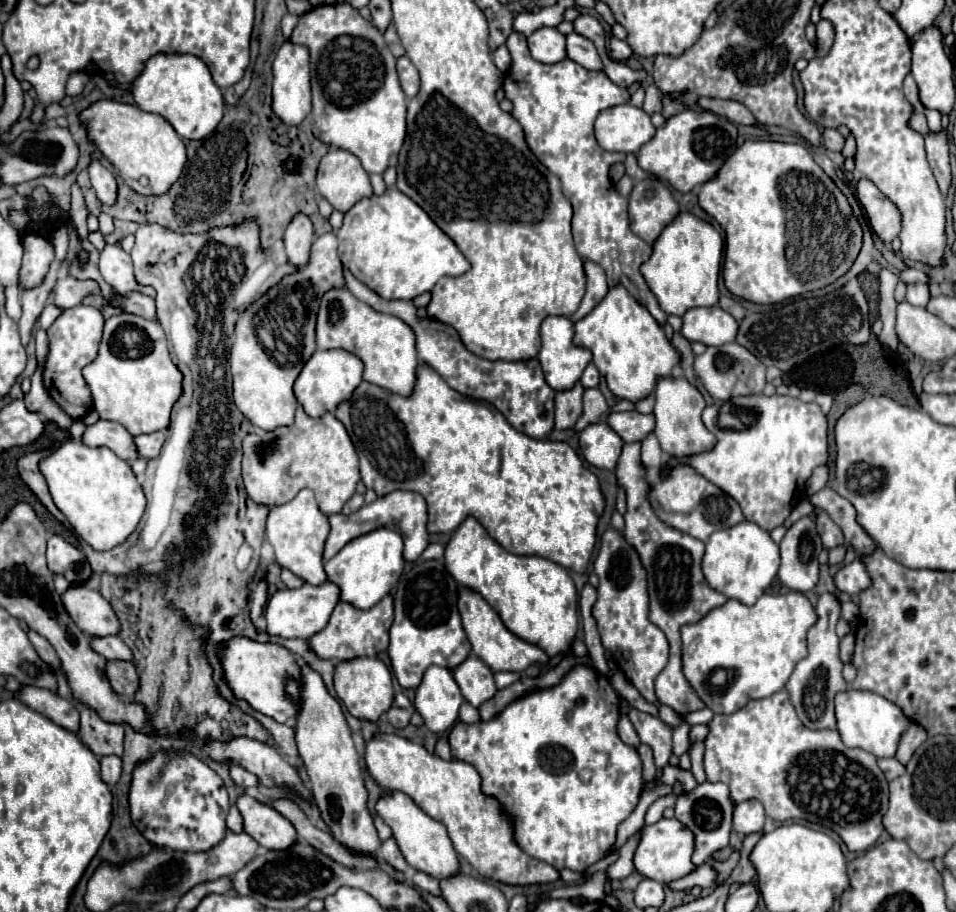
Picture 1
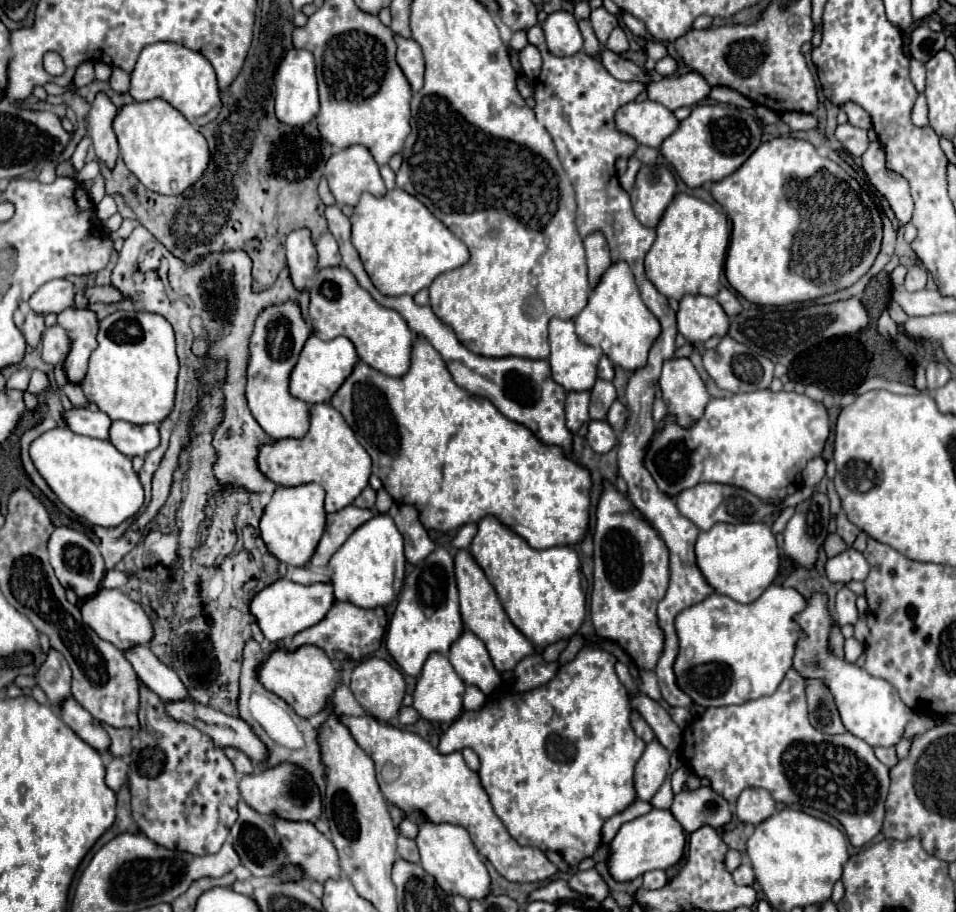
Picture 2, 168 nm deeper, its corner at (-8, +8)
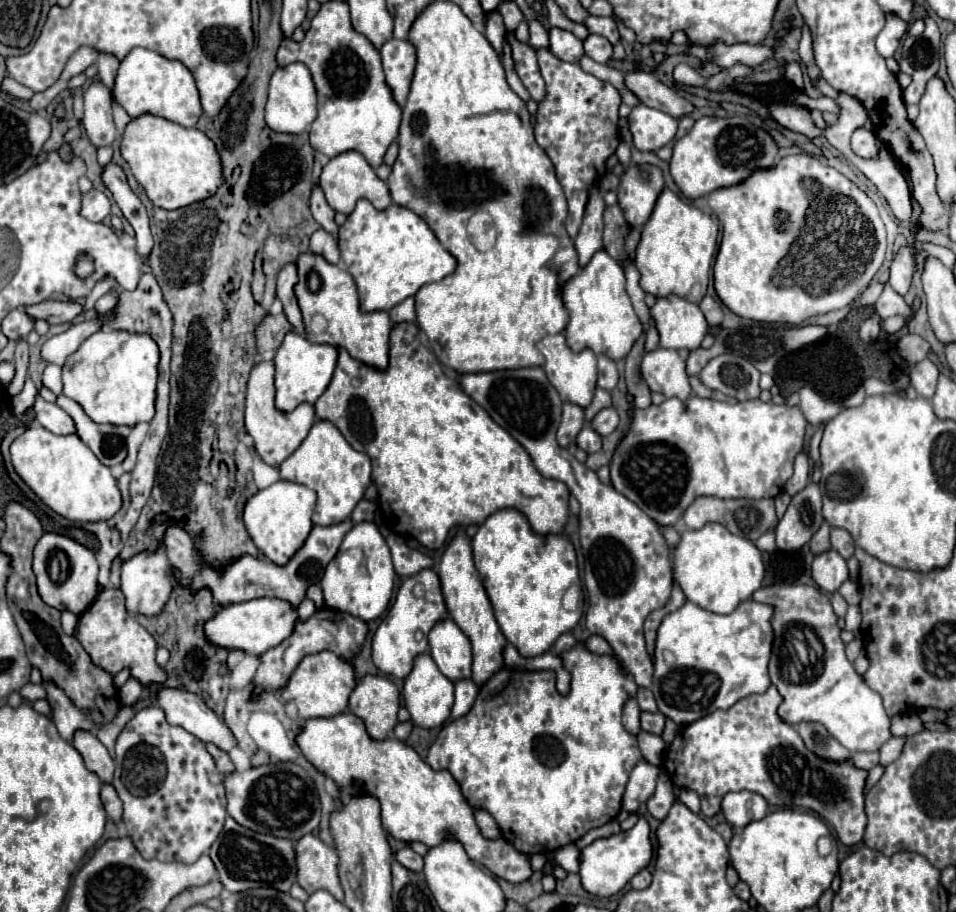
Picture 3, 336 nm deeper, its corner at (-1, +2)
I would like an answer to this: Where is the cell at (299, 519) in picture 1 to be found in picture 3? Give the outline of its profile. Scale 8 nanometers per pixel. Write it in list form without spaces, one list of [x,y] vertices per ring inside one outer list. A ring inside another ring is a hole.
[[[278,480],[264,490],[258,490],[244,506],[244,526],[258,546],[258,550],[274,564],[286,564],[296,550],[304,544],[312,530],[312,512],[316,504],[316,492],[304,484]]]

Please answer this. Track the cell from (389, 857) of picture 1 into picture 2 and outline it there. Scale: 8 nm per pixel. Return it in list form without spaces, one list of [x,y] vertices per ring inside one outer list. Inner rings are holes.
[[[405,836],[397,838],[397,854],[407,862],[419,862],[419,852],[411,838],[405,838]]]

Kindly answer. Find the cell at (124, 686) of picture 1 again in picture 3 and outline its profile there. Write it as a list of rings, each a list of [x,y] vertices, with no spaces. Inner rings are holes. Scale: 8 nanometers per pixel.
[[[146,706],[134,714],[134,718],[126,724],[122,734],[116,740],[116,764],[118,774],[112,782],[120,800],[124,802],[122,822],[142,856],[156,858],[156,860],[178,860],[192,864],[208,852],[214,844],[218,834],[224,828],[226,820],[226,790],[224,790],[224,776],[216,770],[212,756],[206,752],[202,740],[192,736],[180,726],[172,726],[166,722],[162,708]]]

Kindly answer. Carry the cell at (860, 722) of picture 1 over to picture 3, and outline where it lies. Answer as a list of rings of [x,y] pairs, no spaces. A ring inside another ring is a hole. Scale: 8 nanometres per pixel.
[[[774,584],[756,590],[752,594],[752,600],[774,608],[770,622],[774,628],[774,640],[768,672],[770,682],[782,696],[778,716],[790,726],[796,726],[800,722],[822,724],[852,754],[878,750],[892,736],[890,718],[882,706],[880,694],[874,692],[848,662],[830,598],[816,586]],[[794,632],[802,632],[802,642],[808,654],[806,660],[800,660],[800,654],[792,644],[792,638],[798,636]],[[816,640],[822,646],[822,652],[812,652]]]

